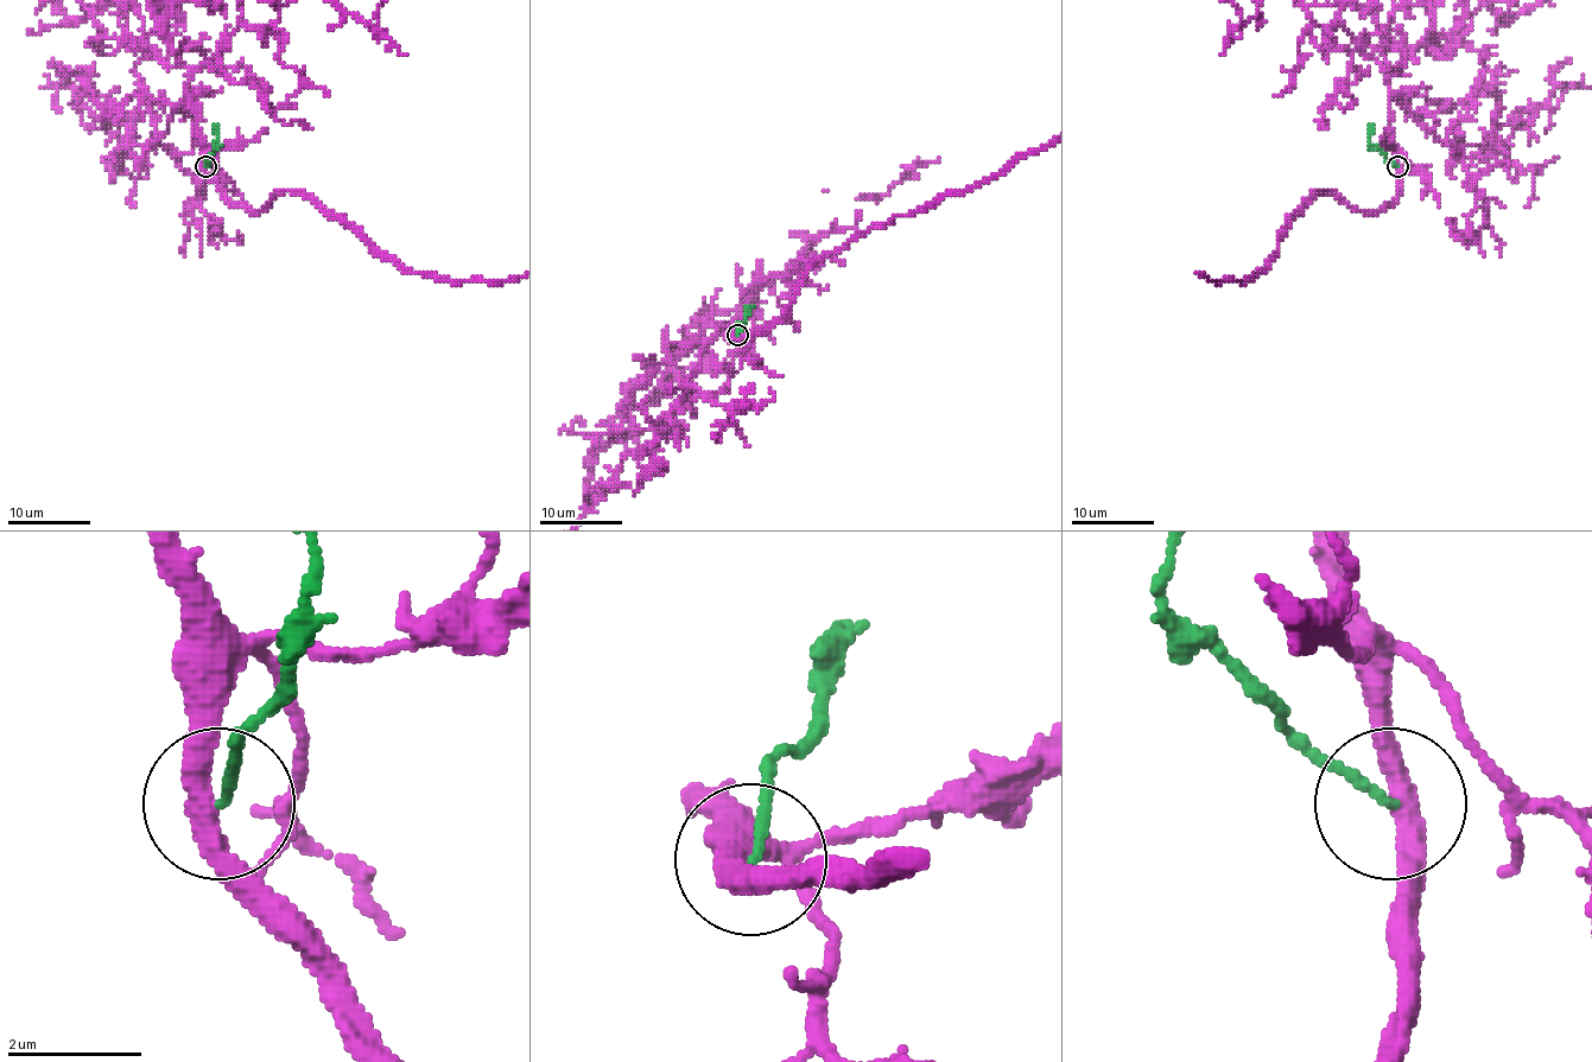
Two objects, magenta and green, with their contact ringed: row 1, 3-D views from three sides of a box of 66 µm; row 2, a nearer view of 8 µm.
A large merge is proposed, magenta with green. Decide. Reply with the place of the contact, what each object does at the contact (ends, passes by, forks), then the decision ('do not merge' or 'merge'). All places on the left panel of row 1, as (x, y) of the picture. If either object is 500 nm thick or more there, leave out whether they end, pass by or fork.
(205, 166) | magenta passes by | green ends | do not merge

